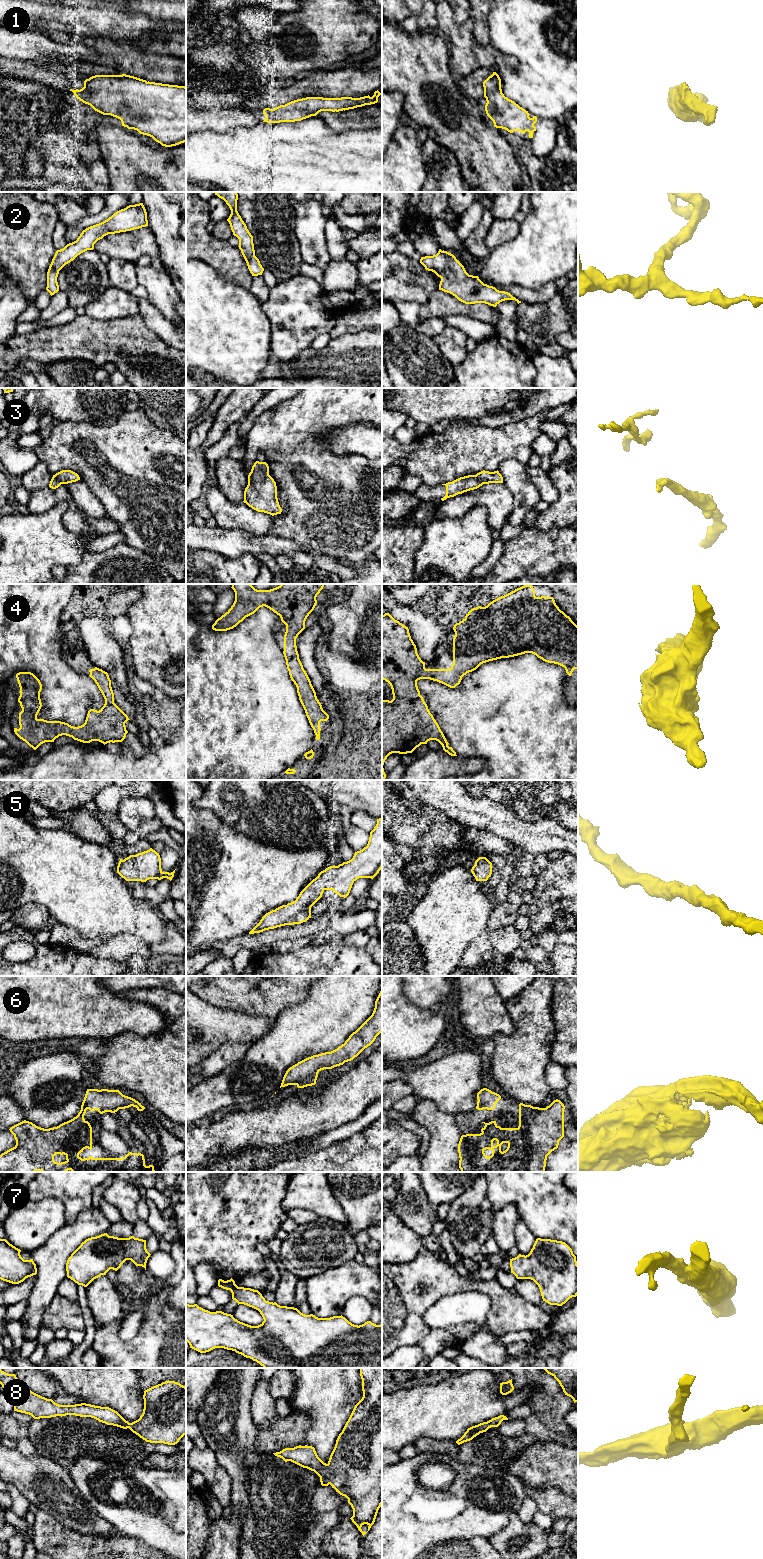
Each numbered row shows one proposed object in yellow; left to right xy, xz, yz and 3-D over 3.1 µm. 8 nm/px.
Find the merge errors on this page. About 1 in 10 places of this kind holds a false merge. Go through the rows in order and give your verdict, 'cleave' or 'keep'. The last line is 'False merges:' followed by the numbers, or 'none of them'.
1: keep
2: keep
3: keep
4: keep
5: keep
6: keep
7: keep
8: keep
False merges: none of them

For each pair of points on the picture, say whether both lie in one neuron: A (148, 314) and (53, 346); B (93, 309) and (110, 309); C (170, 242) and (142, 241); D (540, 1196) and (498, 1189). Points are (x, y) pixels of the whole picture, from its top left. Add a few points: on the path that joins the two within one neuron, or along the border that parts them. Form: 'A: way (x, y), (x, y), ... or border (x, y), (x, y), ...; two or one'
A: border (139, 312), (145, 325), (157, 334); two
B: way (97, 309), (106, 309); one
C: border (147, 226), (153, 234), (160, 258); two
D: way (530, 1189), (508, 1189); one

